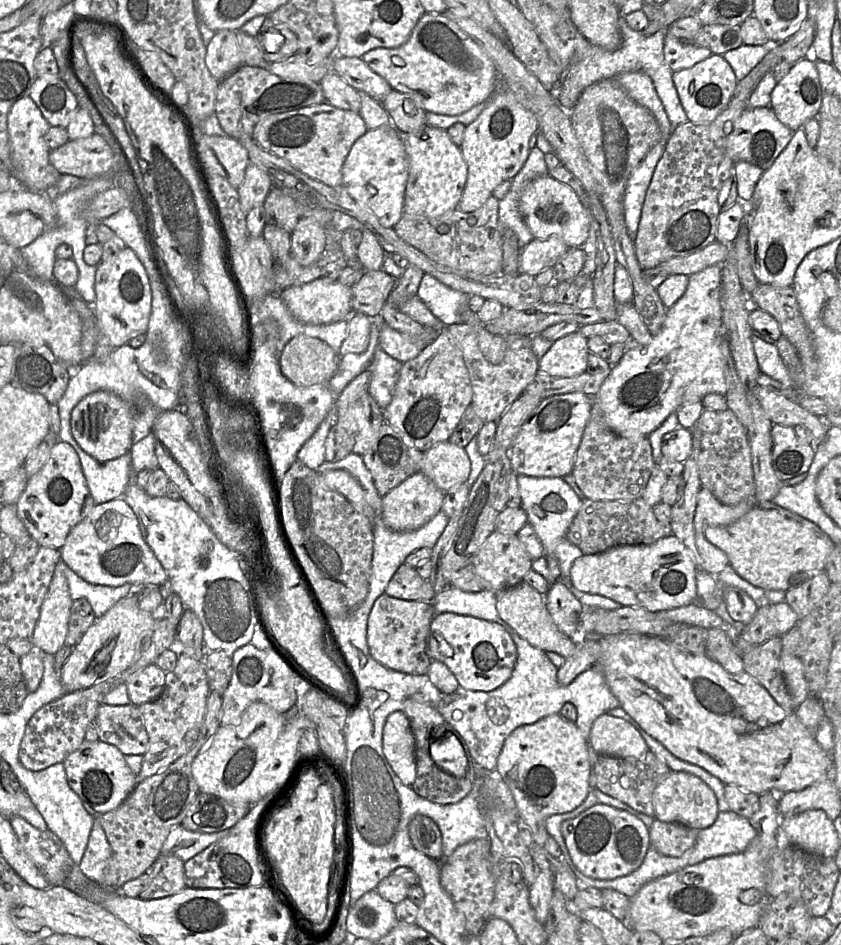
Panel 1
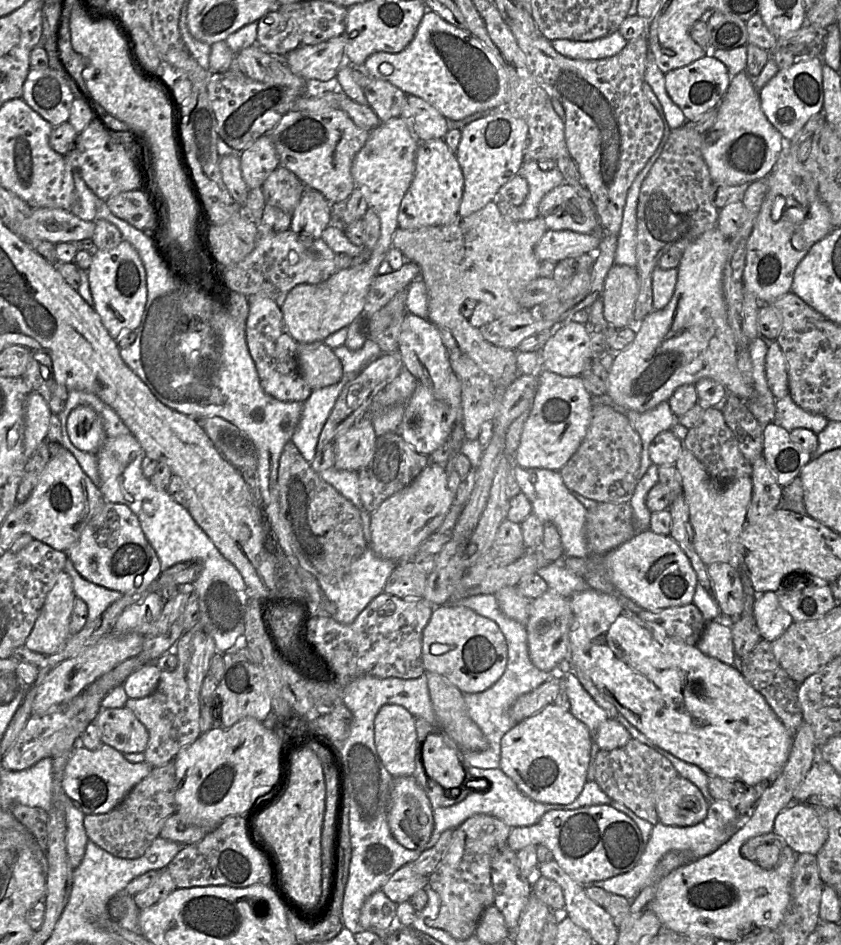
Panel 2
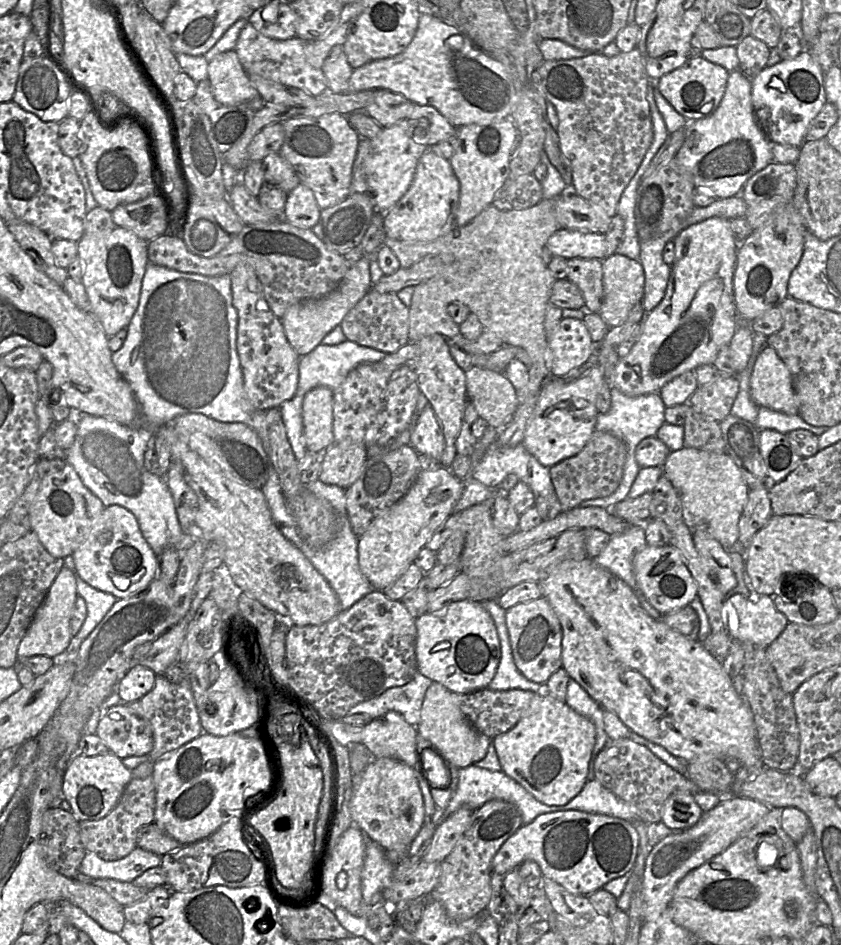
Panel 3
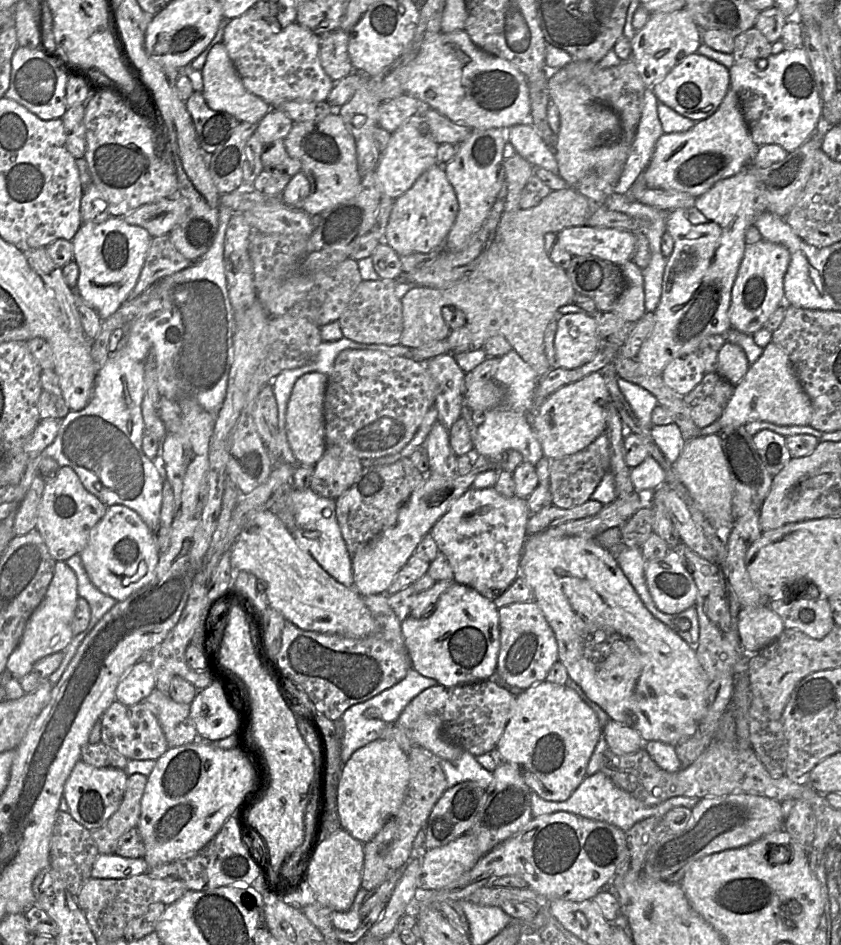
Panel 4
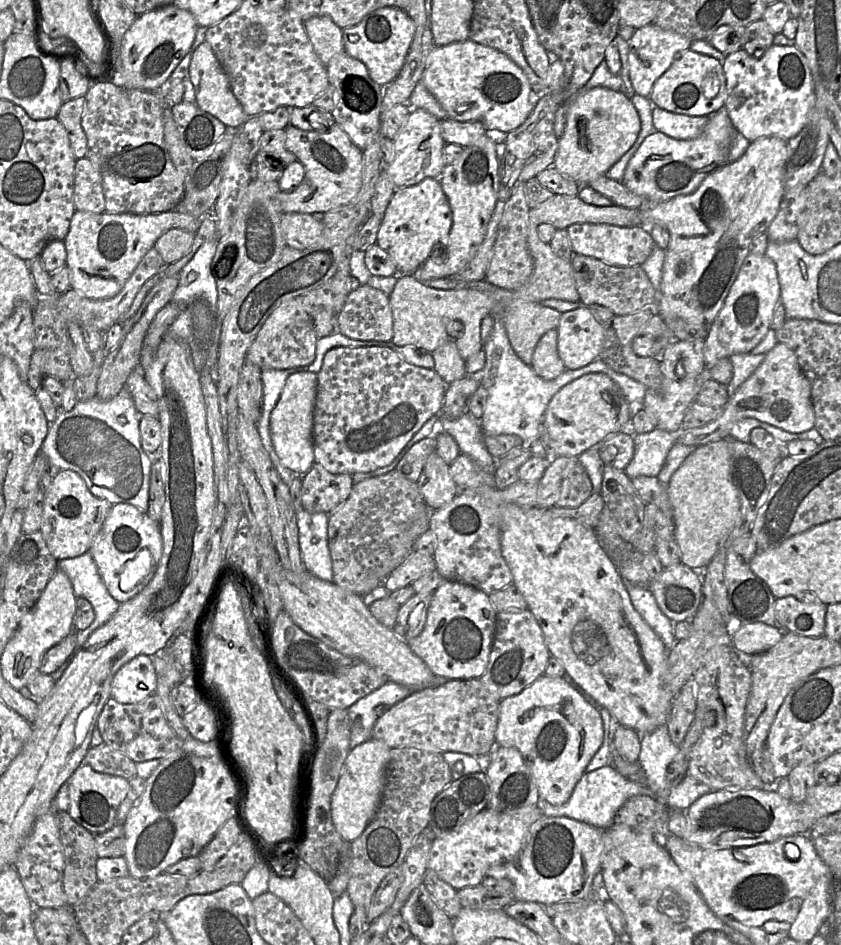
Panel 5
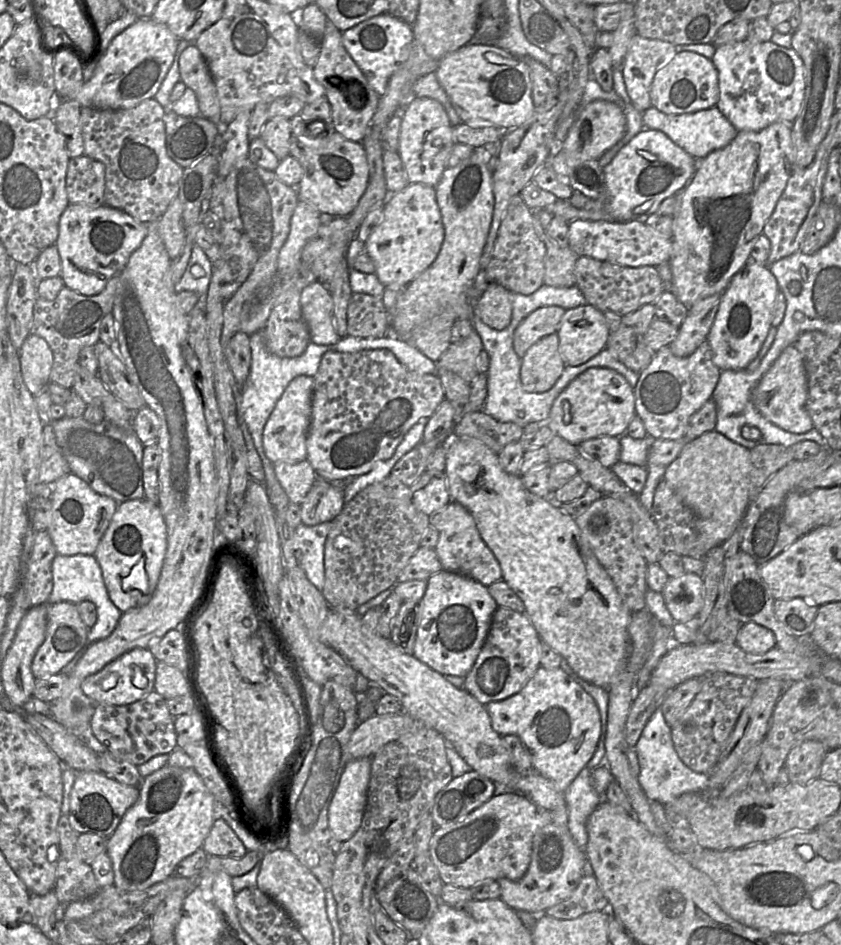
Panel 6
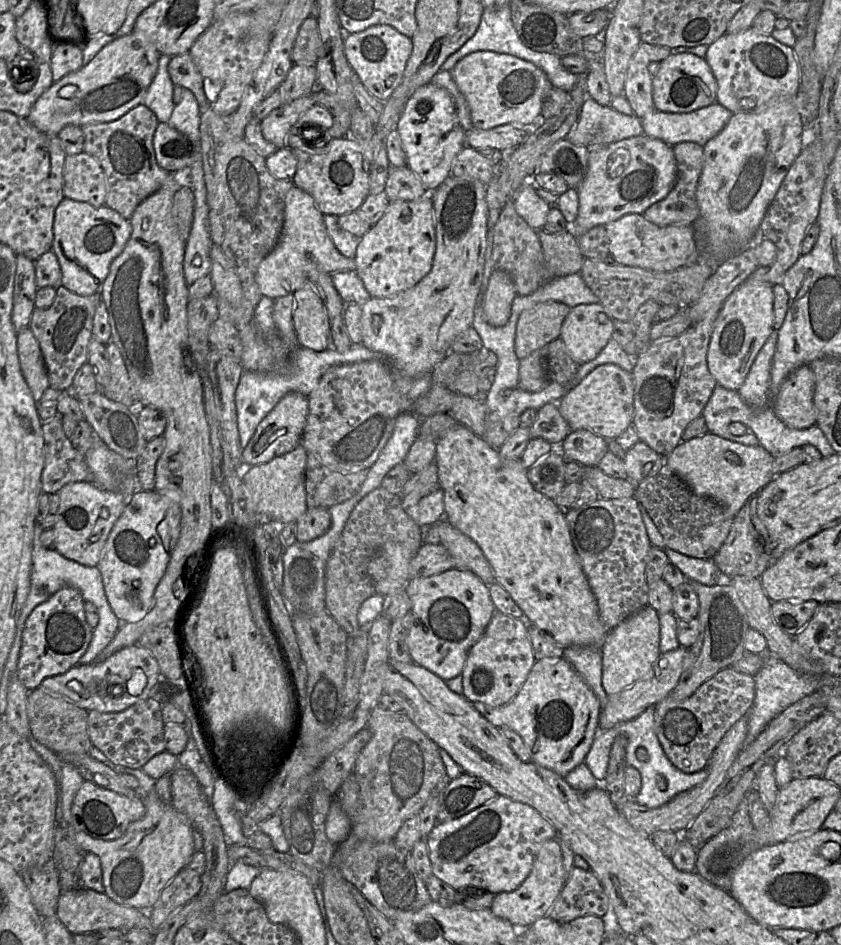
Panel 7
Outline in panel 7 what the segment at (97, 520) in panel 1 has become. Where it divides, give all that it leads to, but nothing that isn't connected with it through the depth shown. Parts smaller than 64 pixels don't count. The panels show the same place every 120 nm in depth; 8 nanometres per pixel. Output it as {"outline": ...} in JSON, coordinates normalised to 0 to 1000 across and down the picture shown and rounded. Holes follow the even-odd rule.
{"outline":[[[168,520],[162,522],[157,525],[156,531],[147,538],[143,547],[138,550],[137,554],[134,556],[130,567],[127,569],[126,576],[124,578],[119,594],[115,598],[118,604],[120,605],[121,610],[121,617],[124,620],[125,629],[127,635],[134,646],[136,650],[139,654],[145,658],[151,659],[161,659],[170,655],[174,650],[178,647],[180,640],[182,638],[182,631],[185,623],[185,620],[193,613],[200,595],[202,593],[205,583],[210,575],[213,565],[214,565],[214,552],[215,552],[215,539],[213,533],[208,530],[202,528],[201,526],[188,522],[187,520]]]}

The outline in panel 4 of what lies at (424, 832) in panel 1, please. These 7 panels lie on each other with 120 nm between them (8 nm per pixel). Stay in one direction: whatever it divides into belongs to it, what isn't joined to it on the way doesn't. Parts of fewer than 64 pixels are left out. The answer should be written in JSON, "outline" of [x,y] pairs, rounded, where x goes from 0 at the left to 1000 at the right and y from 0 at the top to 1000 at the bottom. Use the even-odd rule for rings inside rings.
{"outline":[[[448,782],[423,794],[408,808],[401,836],[401,859],[405,875],[436,892],[471,861],[488,825],[485,797],[470,784]]]}

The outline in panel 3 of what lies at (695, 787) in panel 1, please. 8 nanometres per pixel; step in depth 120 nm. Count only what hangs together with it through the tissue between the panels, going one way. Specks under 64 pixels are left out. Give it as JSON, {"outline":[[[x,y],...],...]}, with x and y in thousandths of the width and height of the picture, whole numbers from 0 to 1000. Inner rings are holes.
{"outline":[[[807,837],[798,840],[791,848],[786,871],[798,878],[813,878],[826,873],[835,861],[824,840]]]}

